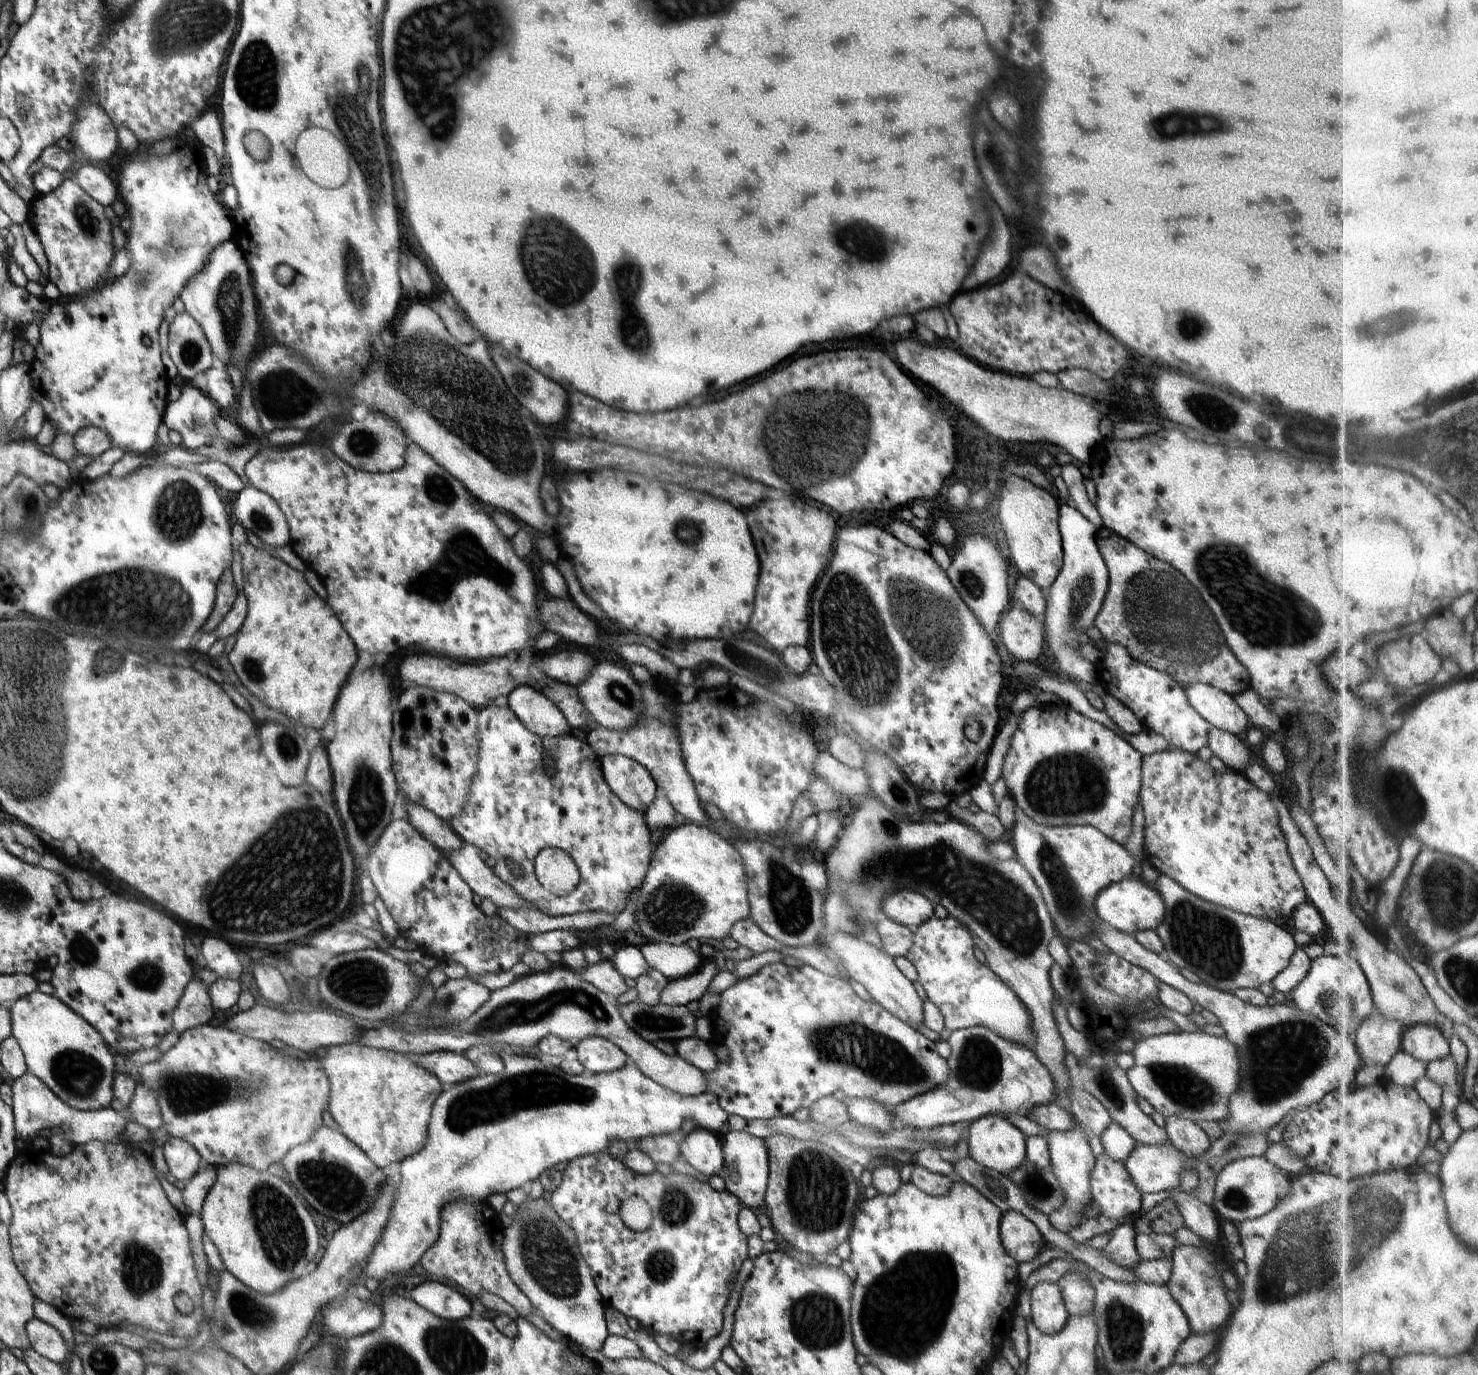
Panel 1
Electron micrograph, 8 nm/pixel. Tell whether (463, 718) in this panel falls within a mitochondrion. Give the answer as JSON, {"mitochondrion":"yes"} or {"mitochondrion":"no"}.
{"mitochondrion":"no"}

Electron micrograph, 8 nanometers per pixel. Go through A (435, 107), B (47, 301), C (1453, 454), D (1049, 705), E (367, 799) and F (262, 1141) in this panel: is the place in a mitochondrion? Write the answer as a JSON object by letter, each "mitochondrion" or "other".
{"A":"mitochondrion","B":"other","C":"mitochondrion","D":"other","E":"mitochondrion","F":"mitochondrion"}

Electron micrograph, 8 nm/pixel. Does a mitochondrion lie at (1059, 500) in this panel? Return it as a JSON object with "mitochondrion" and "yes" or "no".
{"mitochondrion":"no"}

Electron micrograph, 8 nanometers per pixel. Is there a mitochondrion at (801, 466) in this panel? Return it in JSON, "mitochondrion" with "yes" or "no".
{"mitochondrion":"yes"}

